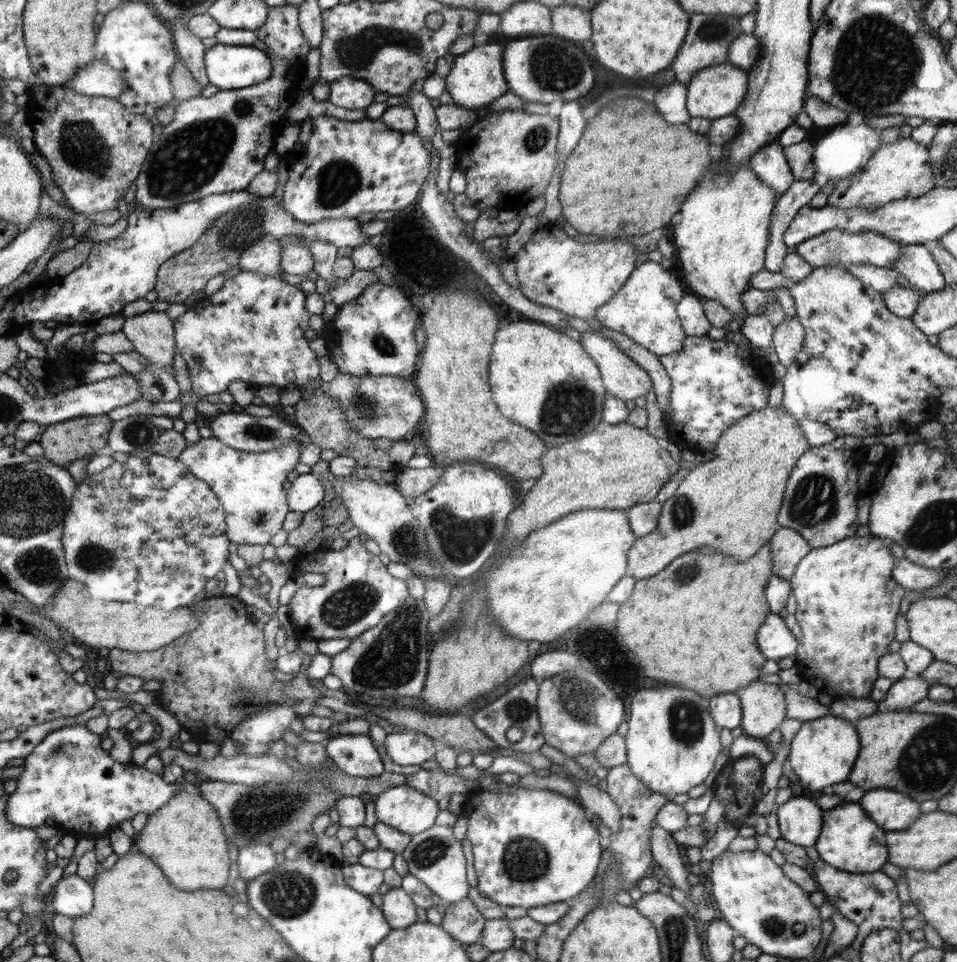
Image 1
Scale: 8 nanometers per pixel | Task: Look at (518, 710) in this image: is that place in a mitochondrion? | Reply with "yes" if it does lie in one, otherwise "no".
yes

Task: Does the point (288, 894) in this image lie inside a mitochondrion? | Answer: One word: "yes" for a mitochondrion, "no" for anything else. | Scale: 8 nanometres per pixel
yes

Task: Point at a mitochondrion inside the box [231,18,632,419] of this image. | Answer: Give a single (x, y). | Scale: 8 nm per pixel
(356, 50)

